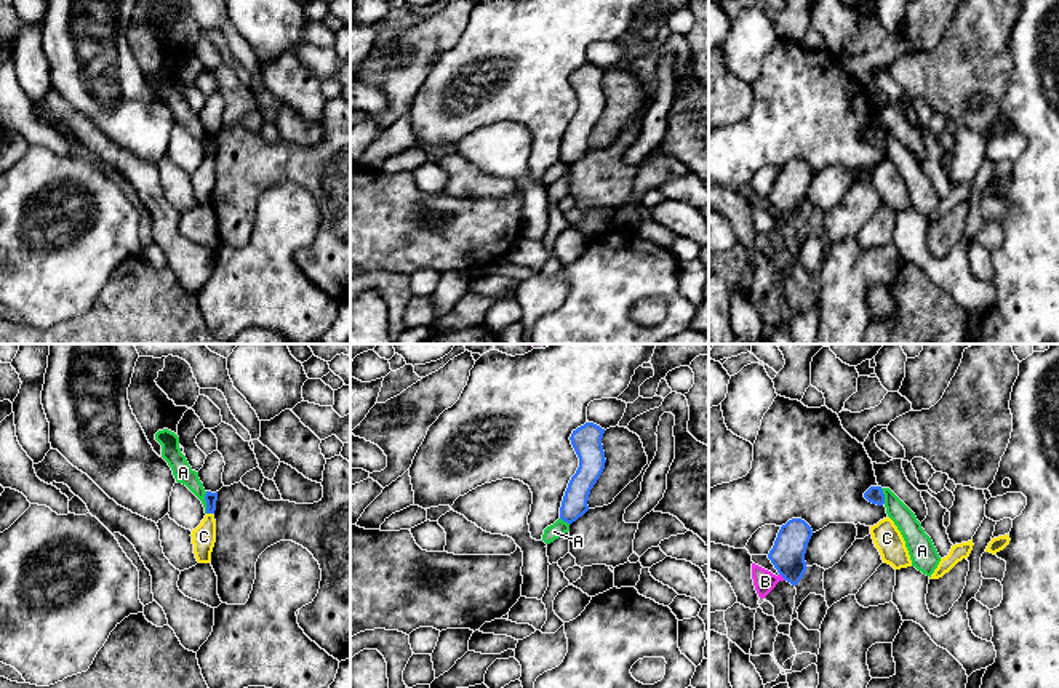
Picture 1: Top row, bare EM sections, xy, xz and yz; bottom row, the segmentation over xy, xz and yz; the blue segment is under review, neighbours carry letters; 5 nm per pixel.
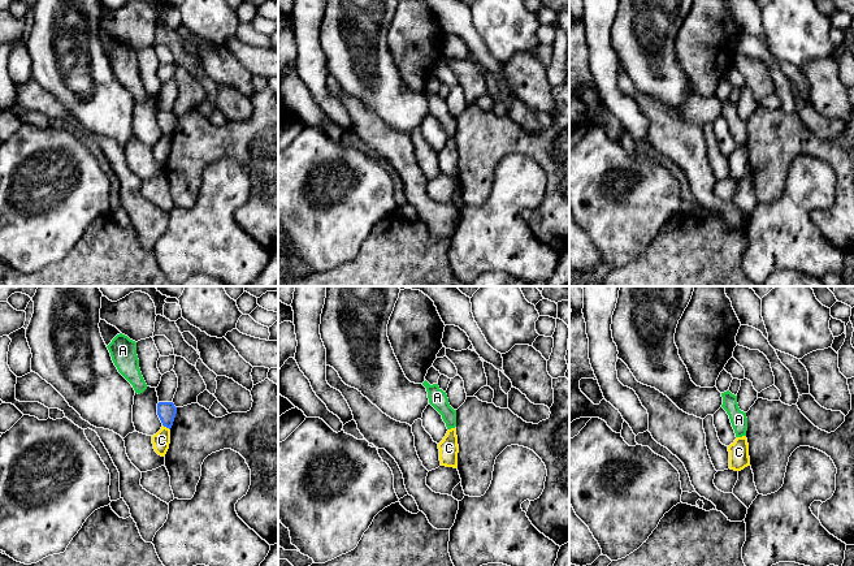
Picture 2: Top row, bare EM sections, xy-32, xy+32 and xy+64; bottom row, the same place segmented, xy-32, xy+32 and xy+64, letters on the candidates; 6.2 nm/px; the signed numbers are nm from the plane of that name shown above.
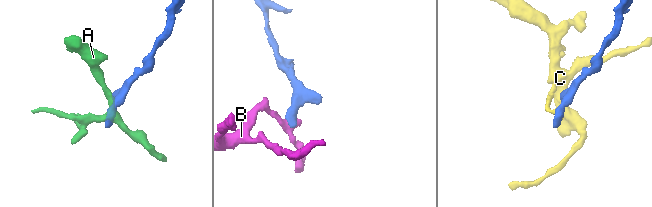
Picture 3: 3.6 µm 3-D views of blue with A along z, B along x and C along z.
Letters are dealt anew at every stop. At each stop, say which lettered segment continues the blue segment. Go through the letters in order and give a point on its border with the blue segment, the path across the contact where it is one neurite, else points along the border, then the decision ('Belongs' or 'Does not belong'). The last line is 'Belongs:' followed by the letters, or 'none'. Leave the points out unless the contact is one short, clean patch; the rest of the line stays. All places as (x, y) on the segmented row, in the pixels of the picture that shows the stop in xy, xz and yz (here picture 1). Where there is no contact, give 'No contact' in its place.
A: Touches blue at xy (207, 503). Boundary: xy (207, 492), (205, 512). Does not belong
B: Touches blue at yz (783, 576). Boundary: yz (779, 573), (786, 580). Does not belong
C: Touches blue at xy (210, 512). Boundary: xy (207, 512), (211, 514). Does not belong
Belongs: none

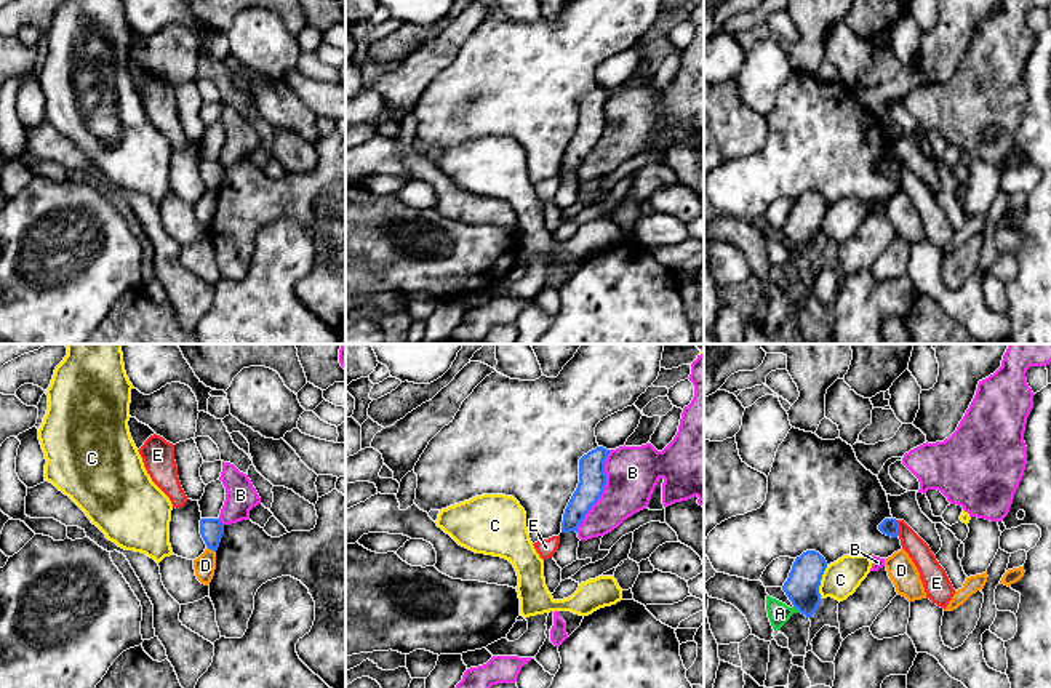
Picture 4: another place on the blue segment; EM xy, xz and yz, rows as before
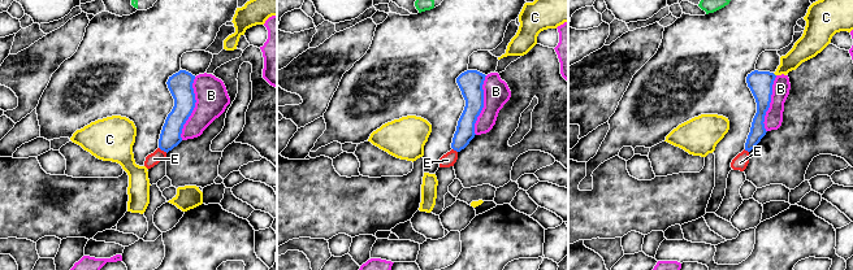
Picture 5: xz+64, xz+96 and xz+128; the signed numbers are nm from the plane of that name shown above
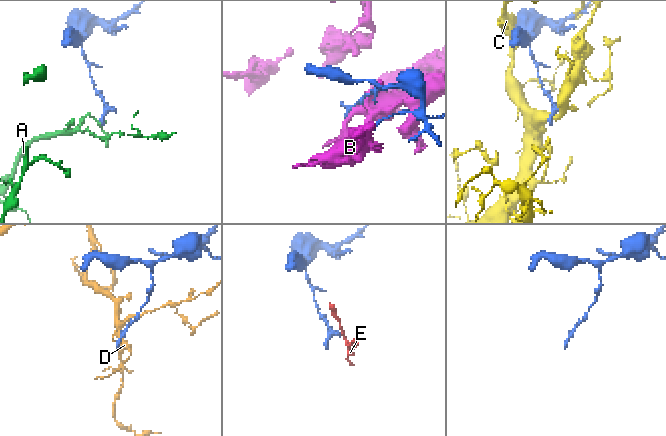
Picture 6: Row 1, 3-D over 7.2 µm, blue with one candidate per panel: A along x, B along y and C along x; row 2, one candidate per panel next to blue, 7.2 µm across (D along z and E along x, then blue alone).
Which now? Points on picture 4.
A: Touches blue at yz (797, 608). Boundary: yz (794, 605), (800, 612). Does not belong
B: Touches blue at xz (602, 492). Does not belong
C: Touches blue at yz (819, 583). Boundary: yz (827, 565), (819, 586), (821, 599). Does not belong
D: Touches blue at xy (211, 549). Boundary: xy (207, 546), (215, 552). Does not belong
E: Touches blue at yz (898, 528). Boundary: yz (895, 520), (899, 535). Does not belong
Belongs: none

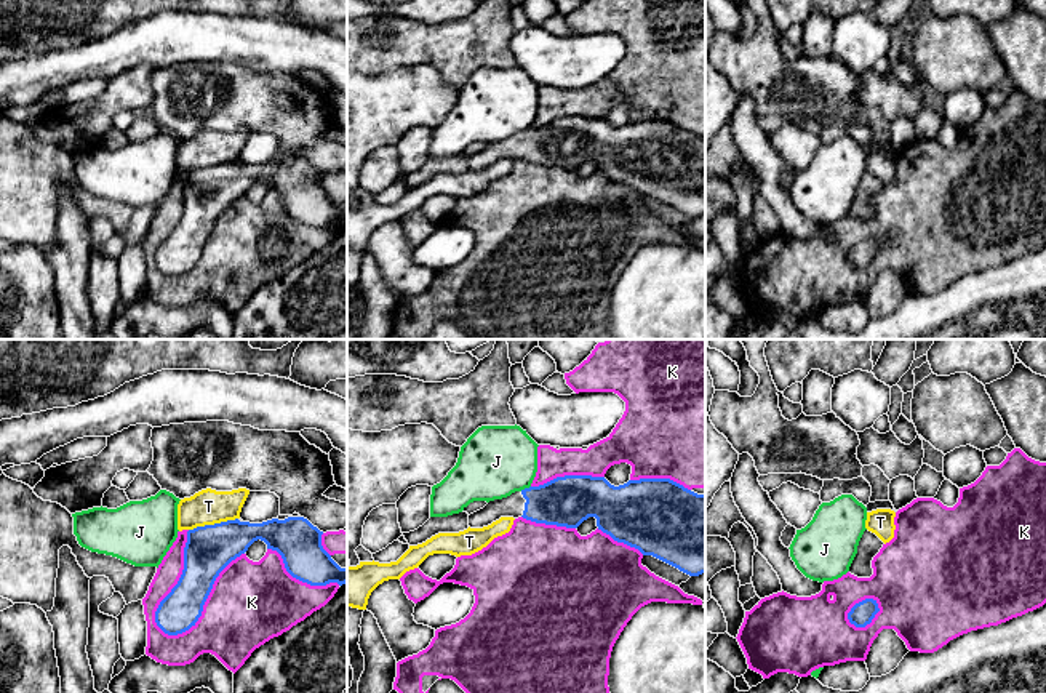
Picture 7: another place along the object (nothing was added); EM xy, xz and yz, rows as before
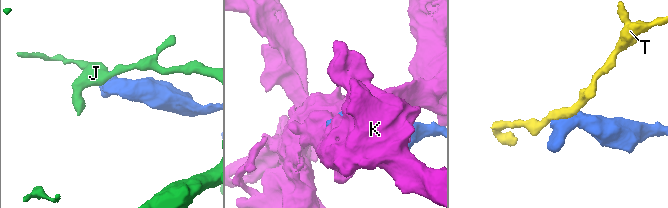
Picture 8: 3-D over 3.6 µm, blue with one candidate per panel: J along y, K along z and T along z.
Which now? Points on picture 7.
J: Touches blue at xz (525, 488). Does not belong
K: Touches blue at xy (203, 604). Does not belong
T: Touches blue at xy (215, 524). Boundary: xy (237, 517), (197, 525), (189, 530). Does not belong
Belongs: none

